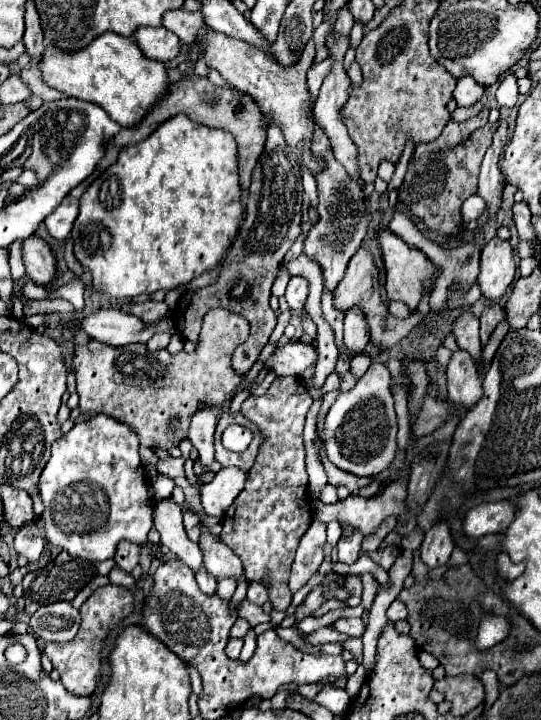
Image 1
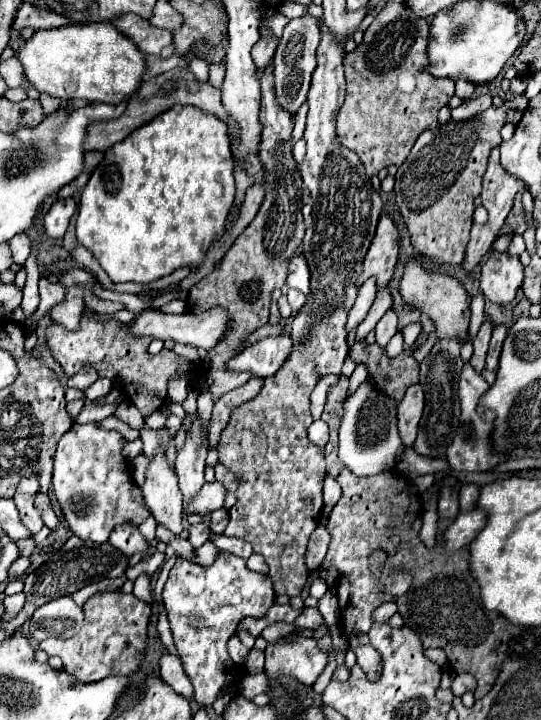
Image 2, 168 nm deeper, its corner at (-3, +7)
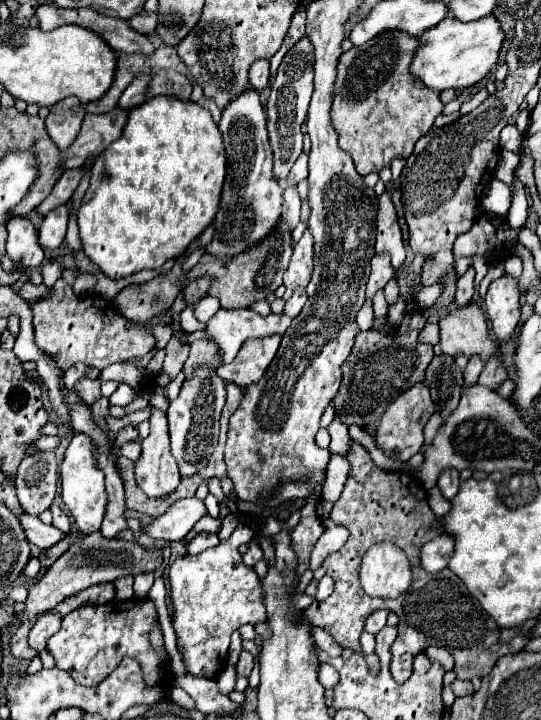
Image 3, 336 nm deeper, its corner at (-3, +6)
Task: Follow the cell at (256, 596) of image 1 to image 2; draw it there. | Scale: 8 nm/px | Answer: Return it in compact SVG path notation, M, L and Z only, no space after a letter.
M253 553L253 555L247 559L247 567L249 567L251 571L255 571L255 573L263 573L263 575L269 573L267 563L263 561L263 557L261 557L259 553Z

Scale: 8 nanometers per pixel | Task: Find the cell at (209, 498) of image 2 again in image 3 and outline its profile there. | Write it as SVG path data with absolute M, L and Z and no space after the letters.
M183 498L173 502L167 512L153 518L149 524L141 522L141 532L147 534L153 540L181 540L187 536L187 532L195 526L199 518L207 514L207 508L203 500L199 498Z

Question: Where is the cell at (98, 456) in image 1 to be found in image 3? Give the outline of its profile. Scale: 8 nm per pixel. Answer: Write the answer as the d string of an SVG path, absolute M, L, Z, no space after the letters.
M75 434L65 452L65 460L61 464L61 498L83 534L97 532L101 528L105 506L107 506L105 478L103 478L103 472L95 466L91 438L87 434Z

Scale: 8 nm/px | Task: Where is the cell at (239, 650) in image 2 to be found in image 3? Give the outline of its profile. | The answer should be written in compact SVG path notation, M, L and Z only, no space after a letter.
M241 652L241 656L239 656L239 662L237 662L237 674L239 676L247 676L249 678L249 674L251 674L251 670L253 670L253 666L255 666L255 658L249 654L249 652Z

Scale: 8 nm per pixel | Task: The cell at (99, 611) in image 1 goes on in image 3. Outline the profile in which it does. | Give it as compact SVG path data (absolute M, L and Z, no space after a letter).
M133 598L127 602L113 600L103 606L79 606L63 616L61 628L49 638L47 650L53 654L55 664L81 686L93 688L101 684L125 656L141 662L147 686L171 686L173 674L161 666L163 658L149 642L149 632L153 630L155 622L157 610L151 600Z

